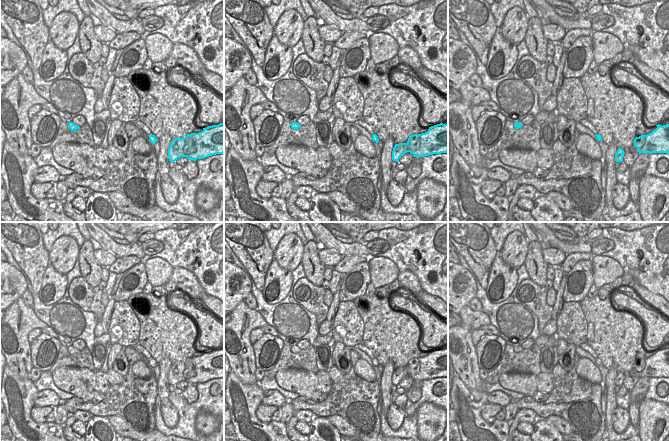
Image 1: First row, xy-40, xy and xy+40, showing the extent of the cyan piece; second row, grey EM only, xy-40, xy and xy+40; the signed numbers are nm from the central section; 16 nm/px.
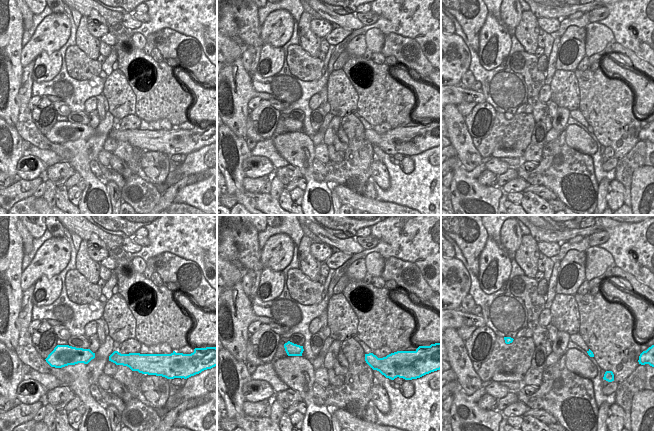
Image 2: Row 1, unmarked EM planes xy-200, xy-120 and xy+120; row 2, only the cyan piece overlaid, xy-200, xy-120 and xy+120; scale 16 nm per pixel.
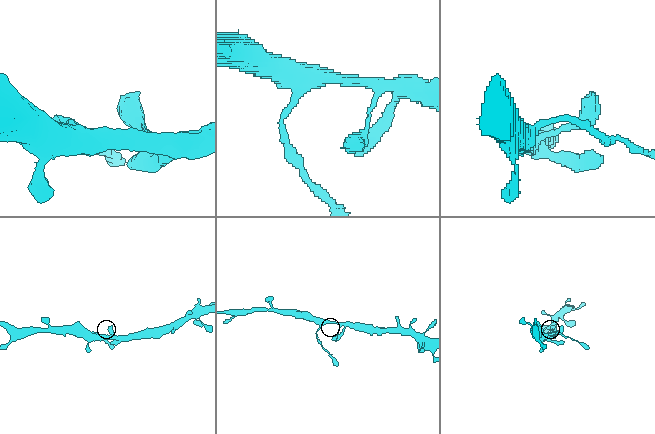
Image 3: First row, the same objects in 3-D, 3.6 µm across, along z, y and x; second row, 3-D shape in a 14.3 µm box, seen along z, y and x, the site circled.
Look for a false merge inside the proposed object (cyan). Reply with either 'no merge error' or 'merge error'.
merge error

